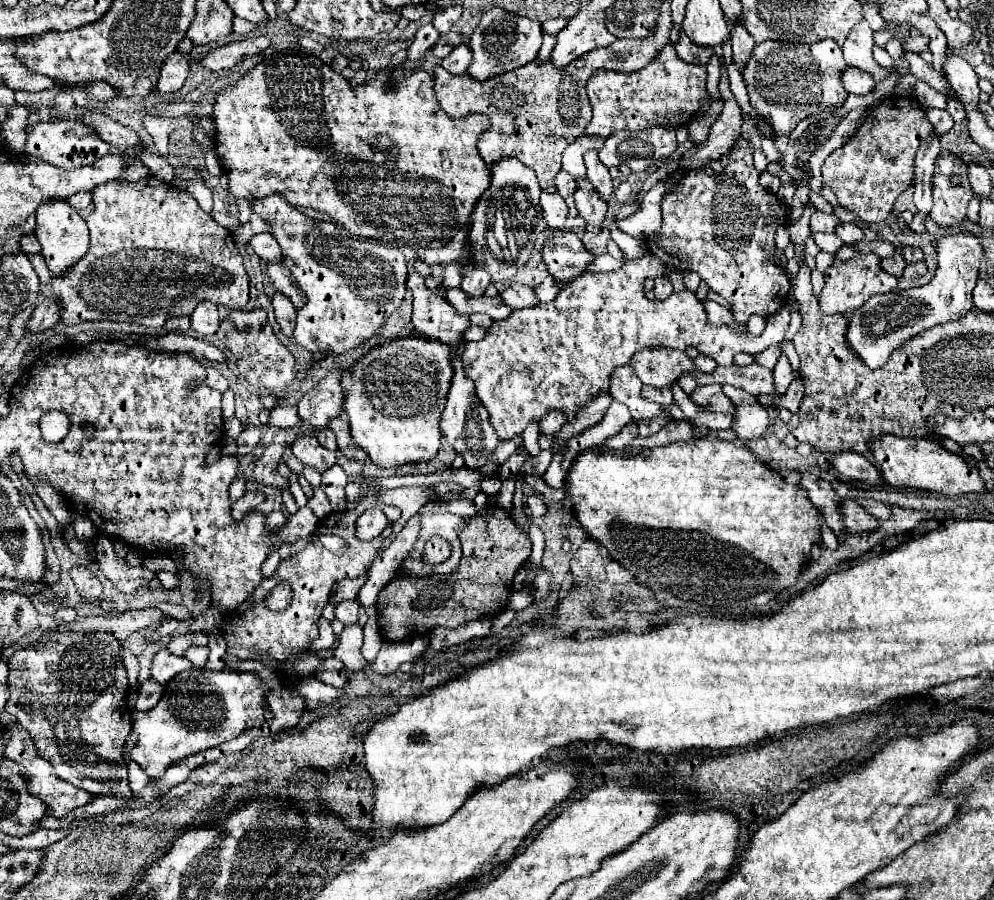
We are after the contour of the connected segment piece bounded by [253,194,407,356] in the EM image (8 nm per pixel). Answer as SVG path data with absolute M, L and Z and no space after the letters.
M281 194L257 200L255 214L265 218L273 228L273 236L285 252L285 266L305 290L309 302L297 312L295 340L305 350L345 354L361 342L375 338L393 310L403 304L407 292L407 264L399 248L379 244L375 240L341 234L331 222L307 218L289 206Z

